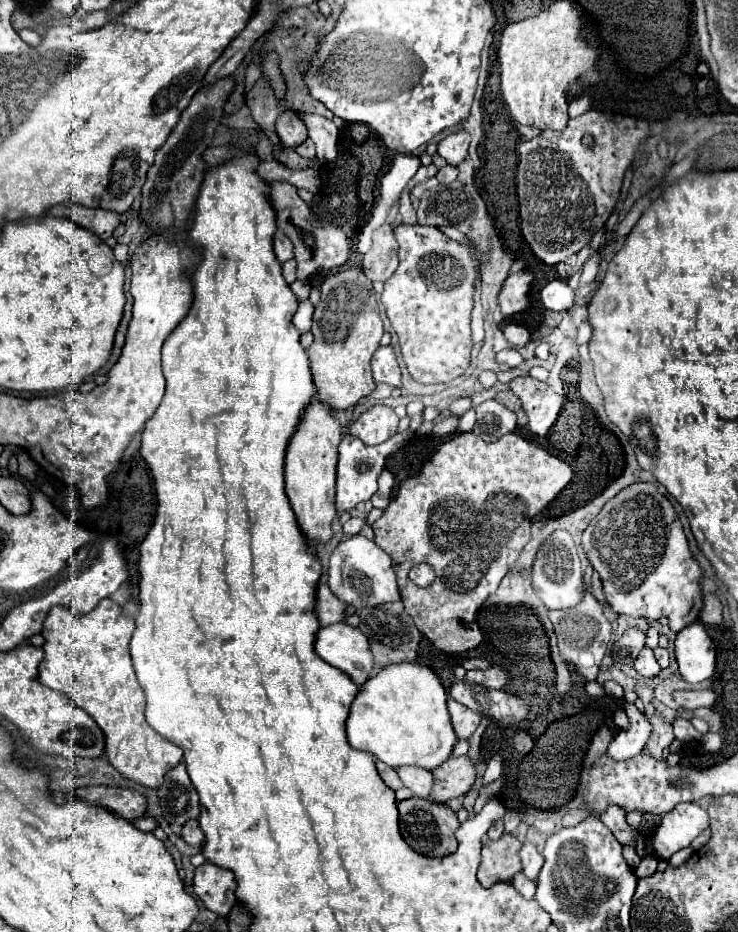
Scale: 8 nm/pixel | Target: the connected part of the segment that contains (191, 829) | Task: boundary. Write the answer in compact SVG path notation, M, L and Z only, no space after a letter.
M191 819L183 825L183 831L181 831L181 839L189 845L203 845L203 831L199 829L199 823L197 819Z

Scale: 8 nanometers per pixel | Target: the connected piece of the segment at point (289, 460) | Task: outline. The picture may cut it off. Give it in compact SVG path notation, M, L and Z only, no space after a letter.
M317 397L305 407L301 421L289 439L285 451L285 493L297 515L299 527L311 545L327 543L331 539L331 521L335 517L335 467L337 445L341 443L343 427L333 409Z

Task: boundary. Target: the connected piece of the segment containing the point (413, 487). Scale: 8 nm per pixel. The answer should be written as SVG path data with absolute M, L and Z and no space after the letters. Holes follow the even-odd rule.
M469 431L445 441L423 465L419 475L401 481L397 495L389 501L383 515L371 525L375 535L373 541L393 559L405 611L437 649L445 653L475 649L483 639L477 623L477 611L489 605L515 606L513 603L487 603L487 599L497 591L501 579L529 543L533 515L543 511L569 485L571 479L573 469L569 463L517 433L507 433L497 443L485 443ZM419 563L429 563L435 569L437 581L431 587L423 589L409 583L407 573Z

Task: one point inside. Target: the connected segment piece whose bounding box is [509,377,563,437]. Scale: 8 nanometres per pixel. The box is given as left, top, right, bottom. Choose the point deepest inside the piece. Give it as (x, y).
(542, 405)

